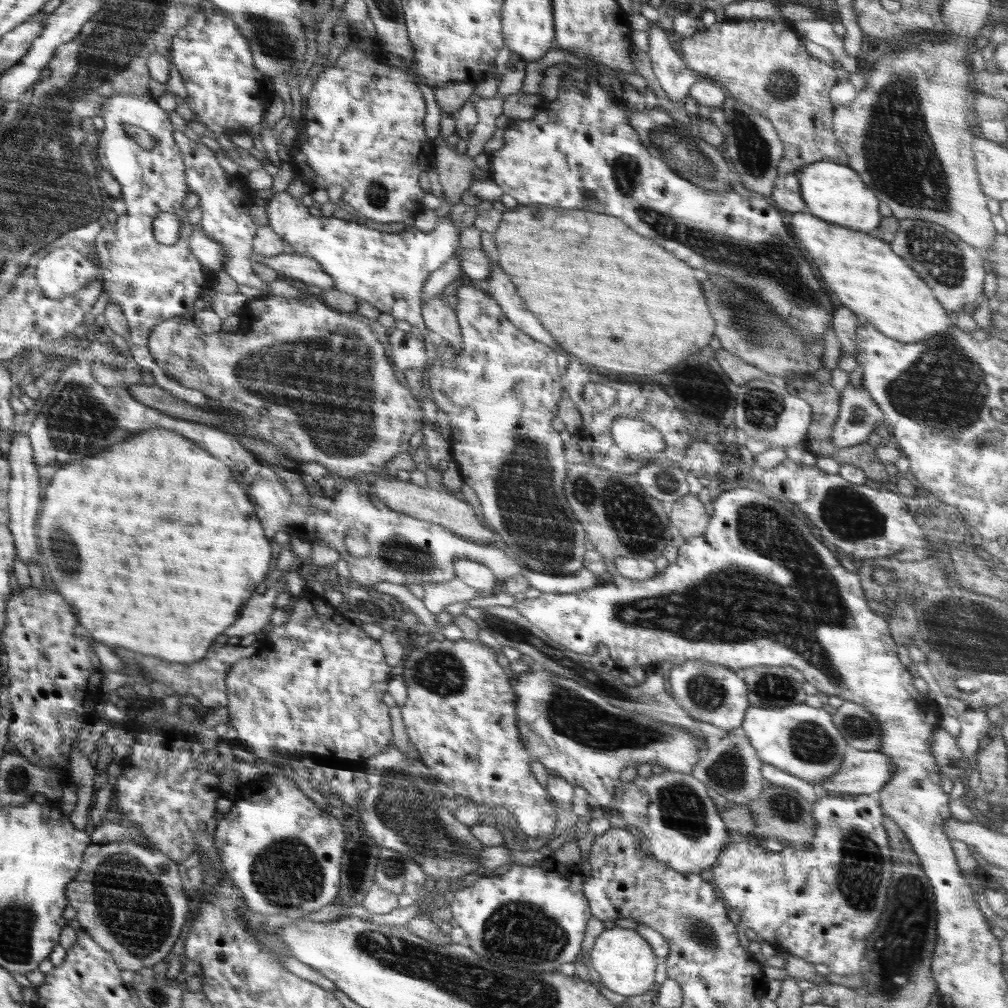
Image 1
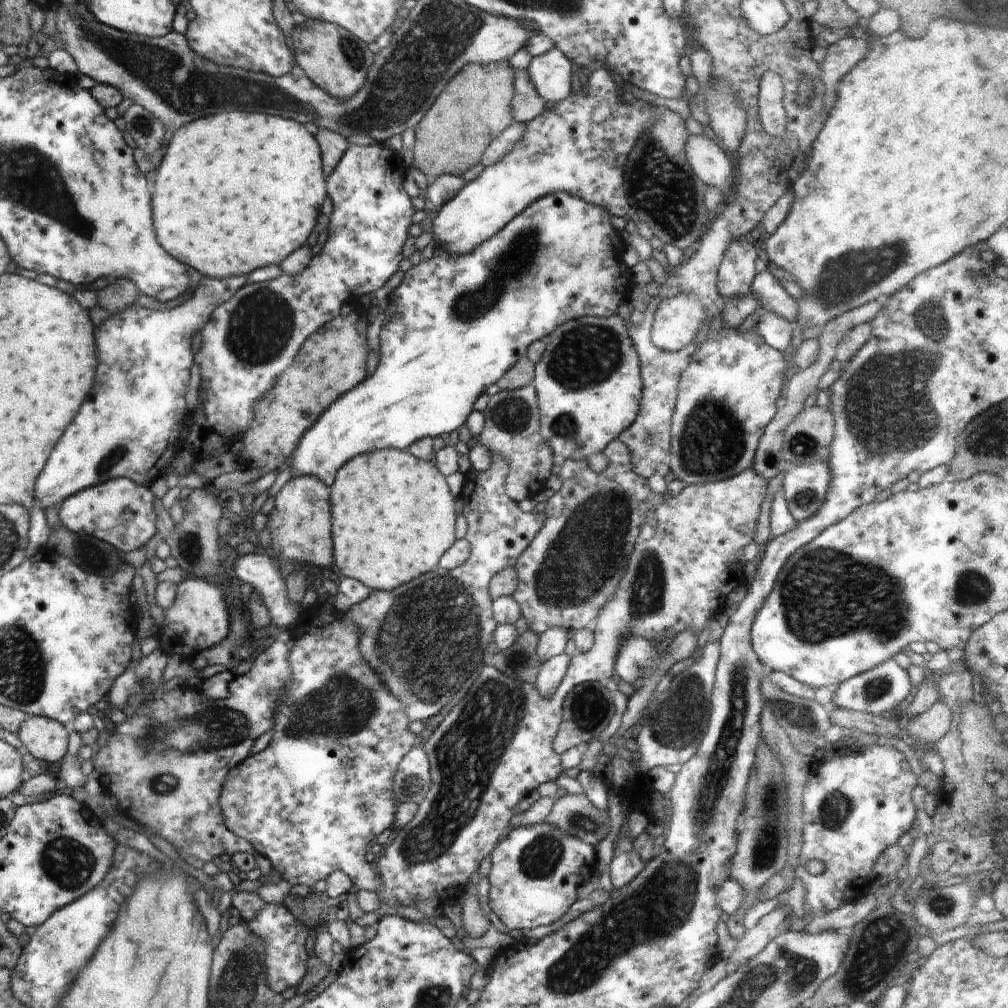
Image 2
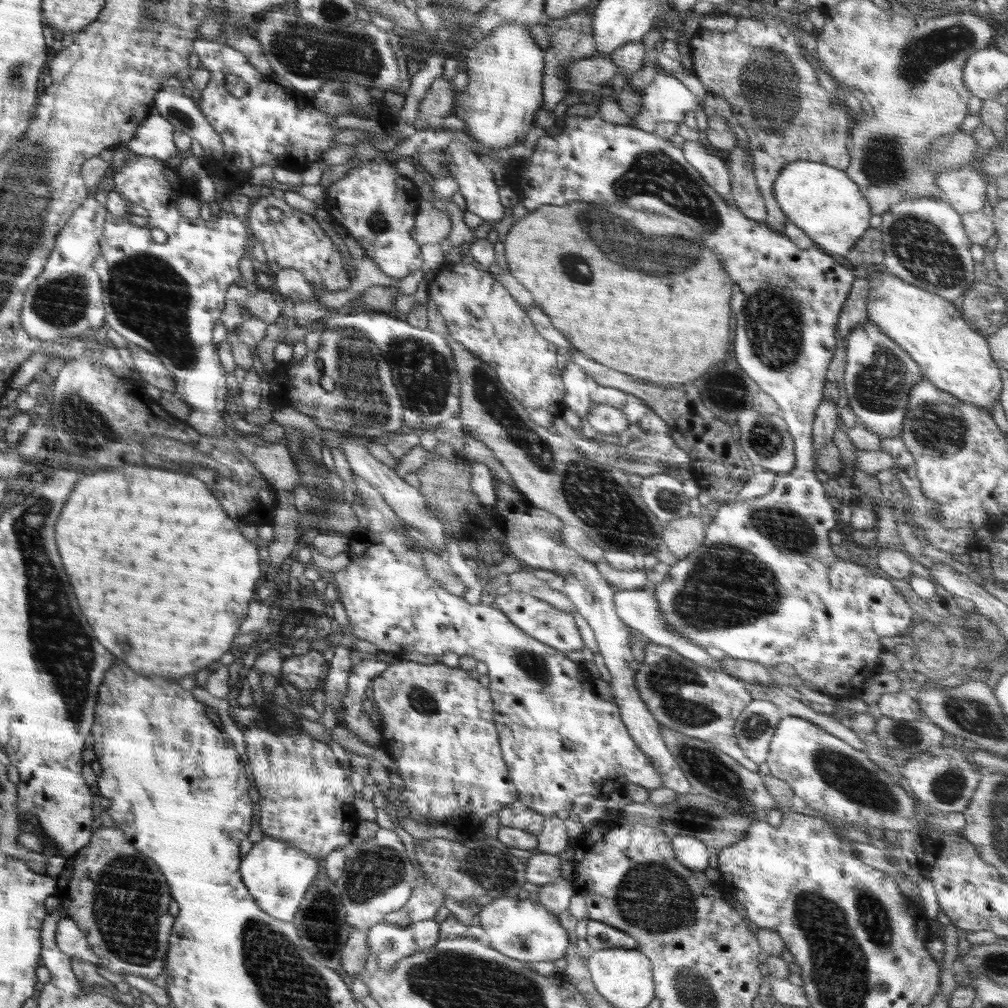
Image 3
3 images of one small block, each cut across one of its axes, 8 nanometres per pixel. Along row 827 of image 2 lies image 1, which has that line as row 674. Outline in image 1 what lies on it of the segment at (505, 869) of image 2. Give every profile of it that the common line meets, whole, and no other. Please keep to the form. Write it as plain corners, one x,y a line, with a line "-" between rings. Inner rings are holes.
536,671
524,675
511,676
510,685
516,693
516,715
518,715
519,732
531,760
538,760
548,774
558,774
574,786
585,788
591,801
600,809
610,806
614,796
616,781
623,768
642,763
658,763
668,771
690,773
692,766
700,760
704,751
705,740
695,738
678,726
671,726
660,719
652,719
634,711
626,711
611,705
605,695
576,680
568,679
550,672

